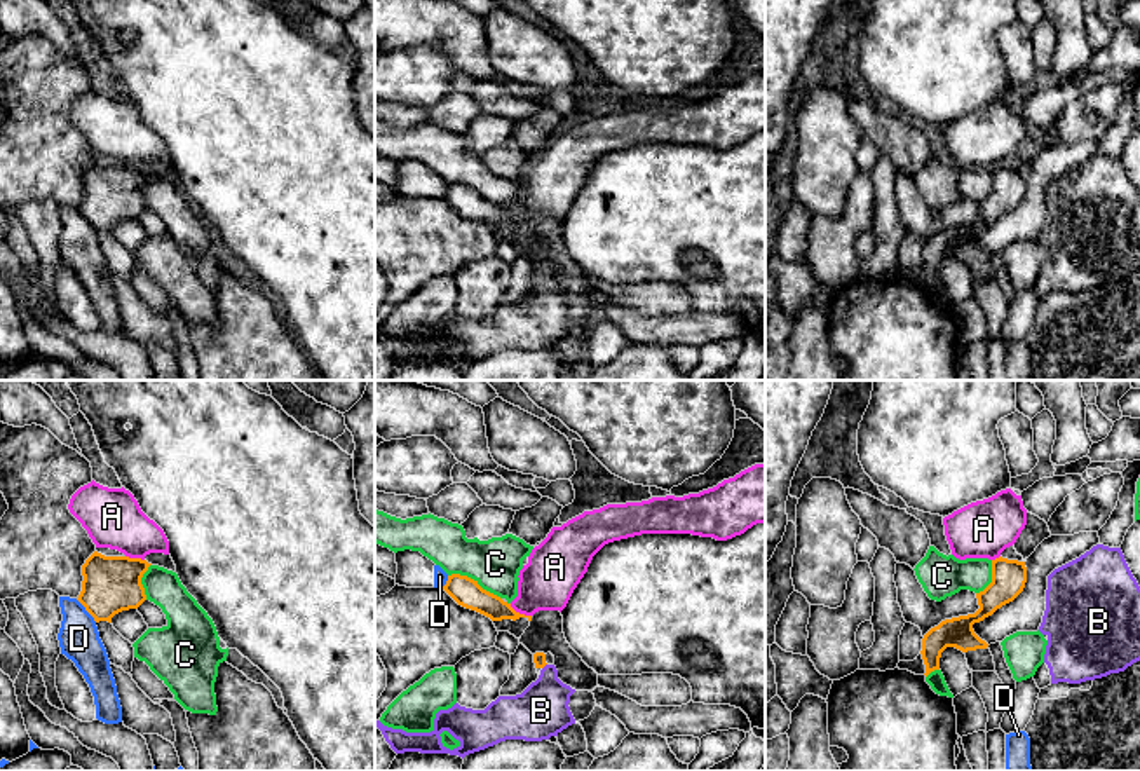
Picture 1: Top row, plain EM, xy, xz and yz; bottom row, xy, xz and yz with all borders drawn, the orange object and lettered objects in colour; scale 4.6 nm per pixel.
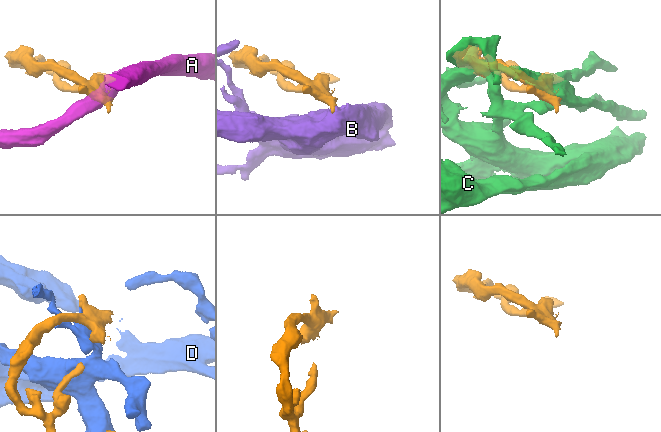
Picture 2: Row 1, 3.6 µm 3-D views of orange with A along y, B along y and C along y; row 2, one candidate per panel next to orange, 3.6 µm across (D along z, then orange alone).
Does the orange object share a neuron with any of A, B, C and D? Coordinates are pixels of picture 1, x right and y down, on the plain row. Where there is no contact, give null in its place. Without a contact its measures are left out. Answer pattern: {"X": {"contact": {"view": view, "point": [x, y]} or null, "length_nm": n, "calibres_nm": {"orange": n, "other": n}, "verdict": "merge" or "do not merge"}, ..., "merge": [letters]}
{"A": {"contact": {"view": "xz", "point": [518, 222]}, "length_nm": 120, "calibres_nm": {"orange": 130, "other": 260}, "verdict": "do not merge"}, "B": {"contact": {"view": "xz", "point": [544, 274]}, "length_nm": 40, "calibres_nm": {"orange": 60, "other": 240}, "verdict": "merge"}, "C": {"contact": {"view": "xz", "point": [473, 189]}, "length_nm": 280, "calibres_nm": {"orange": 140, "other": 240}, "verdict": "do not merge"}, "D": {"contact": {"view": "xy", "point": [86, 218]}, "length_nm": 150, "calibres_nm": {"orange": 260, "other": 190}, "verdict": "do not merge"}, "merge": ["B"]}

